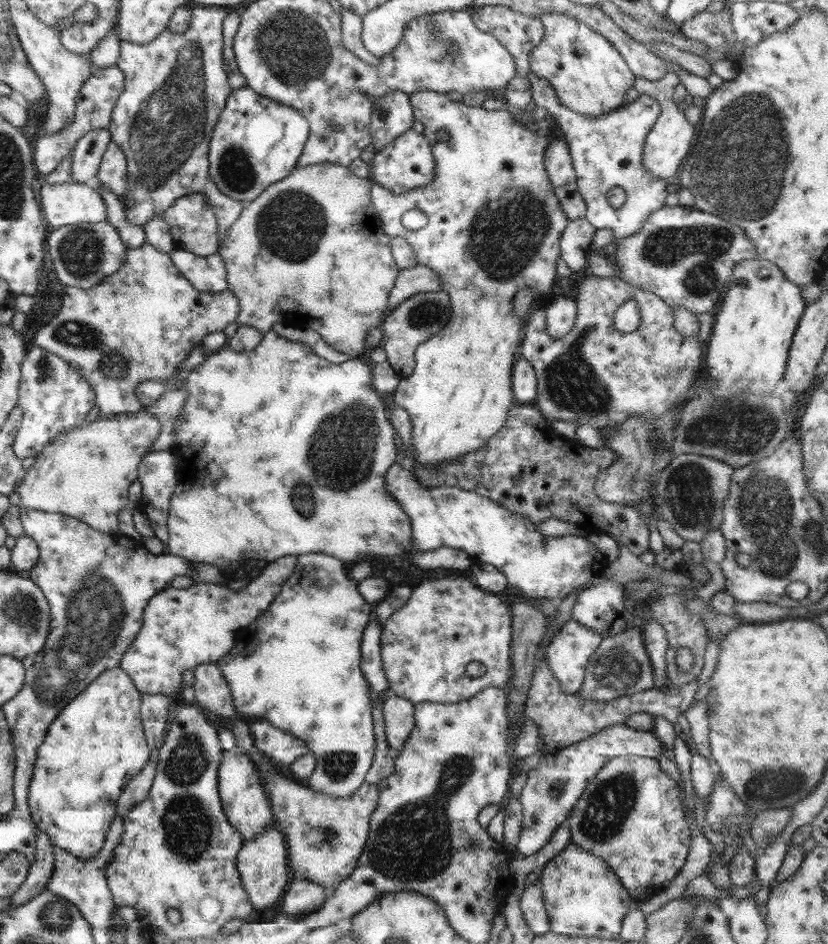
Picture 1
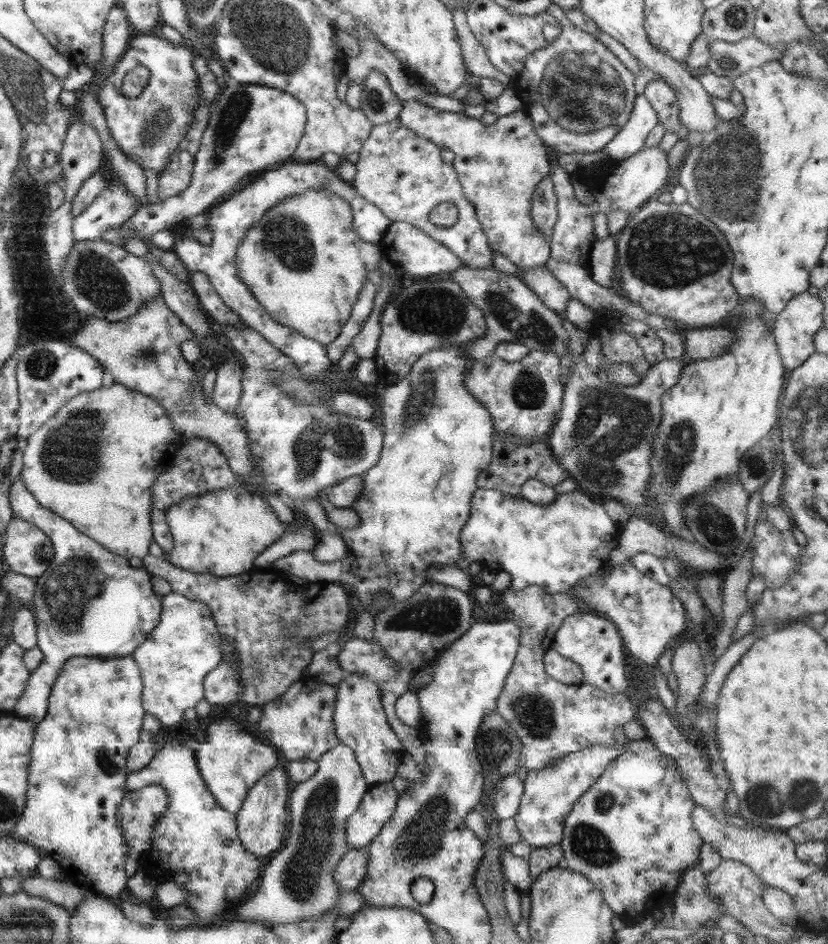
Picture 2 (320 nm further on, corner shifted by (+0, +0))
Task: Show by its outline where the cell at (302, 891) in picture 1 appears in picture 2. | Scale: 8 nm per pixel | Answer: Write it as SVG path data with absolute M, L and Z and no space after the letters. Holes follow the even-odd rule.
M350 849L335 868L335 881L342 891L357 889L367 873L368 854Z

